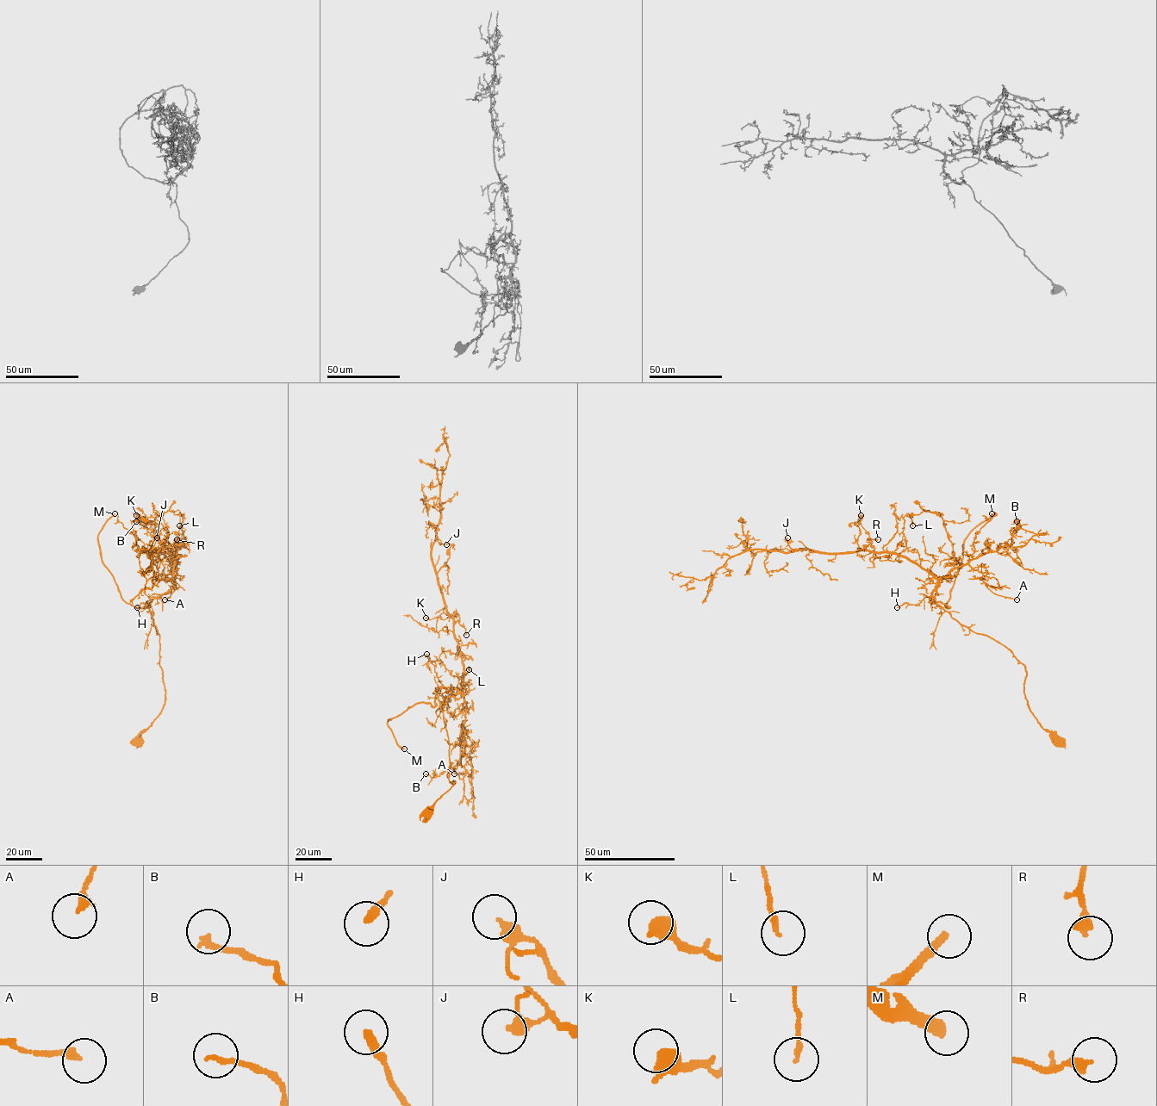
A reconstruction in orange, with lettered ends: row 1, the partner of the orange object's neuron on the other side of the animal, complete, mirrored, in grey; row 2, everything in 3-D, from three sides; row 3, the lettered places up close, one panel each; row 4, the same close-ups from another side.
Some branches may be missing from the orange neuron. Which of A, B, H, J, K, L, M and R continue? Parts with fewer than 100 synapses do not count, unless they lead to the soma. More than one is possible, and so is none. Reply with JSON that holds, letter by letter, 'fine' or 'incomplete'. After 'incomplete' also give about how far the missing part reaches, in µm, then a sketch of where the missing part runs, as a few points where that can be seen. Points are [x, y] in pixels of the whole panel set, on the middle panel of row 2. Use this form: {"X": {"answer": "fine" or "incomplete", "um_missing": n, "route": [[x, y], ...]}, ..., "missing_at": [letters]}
{"A": {"answer": "fine"}, "B": {"answer": "fine"}, "H": {"answer": "fine"}, "J": {"answer": "fine"}, "K": {"answer": "fine"}, "L": {"answer": "fine"}, "M": {"answer": "incomplete", "um_missing": 170, "route": [[404, 748], [436, 770], [483, 753], [488, 797], [459, 824], [444, 823], [435, 791]]}, "R": {"answer": "fine"}, "missing_at": ["M"]}

